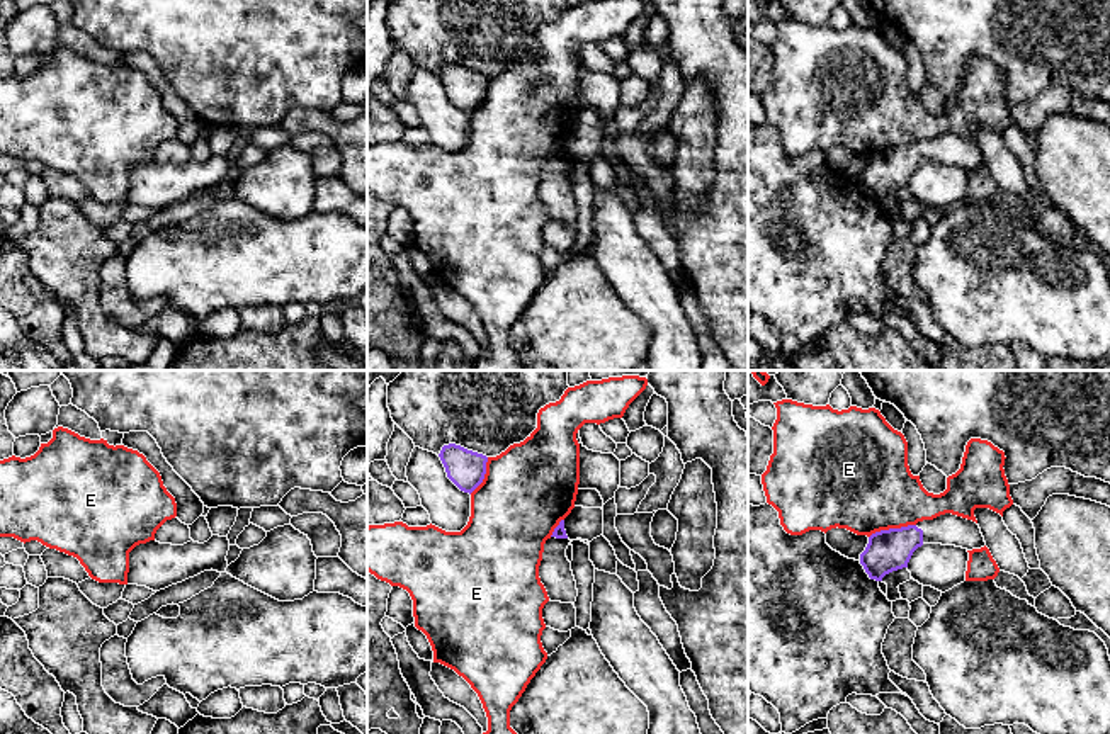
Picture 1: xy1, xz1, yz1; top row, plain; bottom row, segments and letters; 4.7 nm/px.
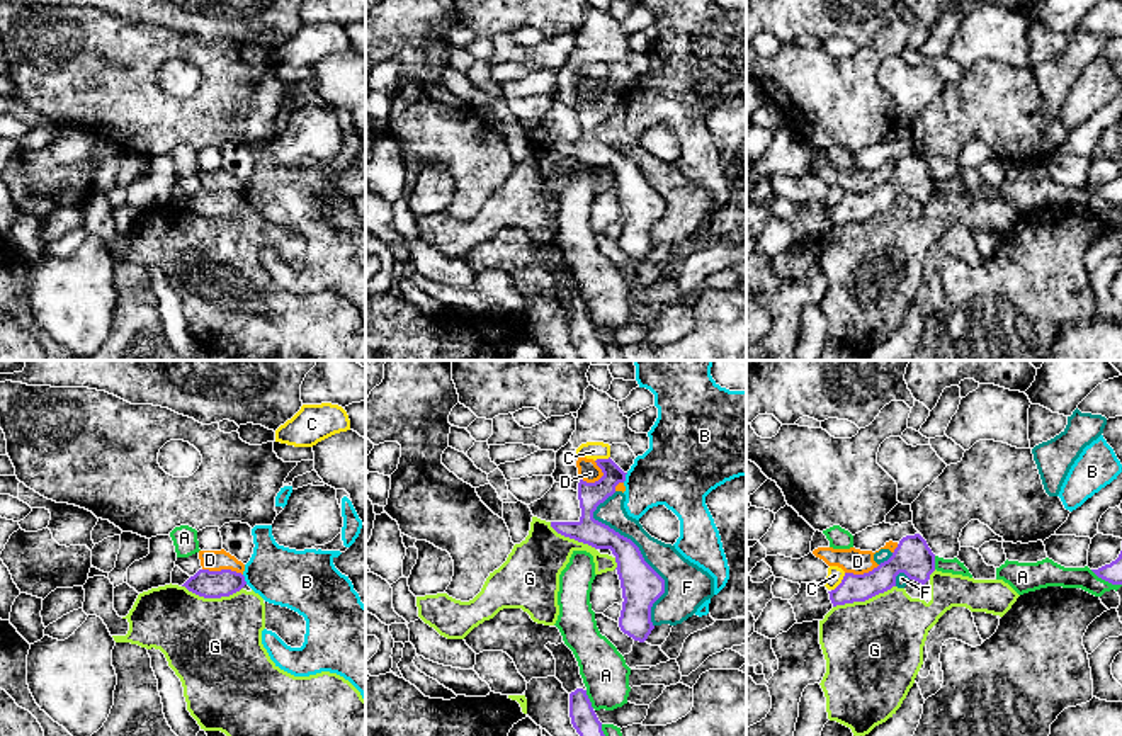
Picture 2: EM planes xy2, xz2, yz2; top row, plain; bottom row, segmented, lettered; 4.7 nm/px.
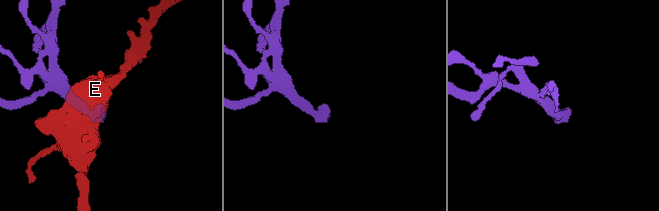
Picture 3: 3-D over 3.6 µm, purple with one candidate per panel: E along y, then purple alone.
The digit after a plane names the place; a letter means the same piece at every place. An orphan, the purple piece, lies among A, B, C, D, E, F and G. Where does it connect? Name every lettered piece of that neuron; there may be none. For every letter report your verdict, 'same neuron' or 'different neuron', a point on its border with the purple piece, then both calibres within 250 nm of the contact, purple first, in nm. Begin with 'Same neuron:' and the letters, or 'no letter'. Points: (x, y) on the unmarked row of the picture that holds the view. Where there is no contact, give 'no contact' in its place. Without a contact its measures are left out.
Same neuron: no letter
A: different neuron | xz2 (589, 318) | 120/220 nm
B: different neuron | xy2 (243, 199) | 130/280 nm
C: different neuron | yz2 (842, 201) | 130/80 nm
D: different neuron | xy2 (223, 189) | 130/100 nm
E: different neuron | yz1 (891, 148) | 200/460 nm
F: different neuron | xz2 (640, 170) | 190/190 nm
G: different neuron | yz2 (864, 220) | 130/460 nm

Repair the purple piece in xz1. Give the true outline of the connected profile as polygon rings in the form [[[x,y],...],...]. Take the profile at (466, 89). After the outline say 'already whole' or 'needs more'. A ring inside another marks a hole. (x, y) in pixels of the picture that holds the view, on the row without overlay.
[[[444,65],[439,73],[447,97],[464,112],[473,112],[484,99],[488,76],[461,65]]] | already whole

